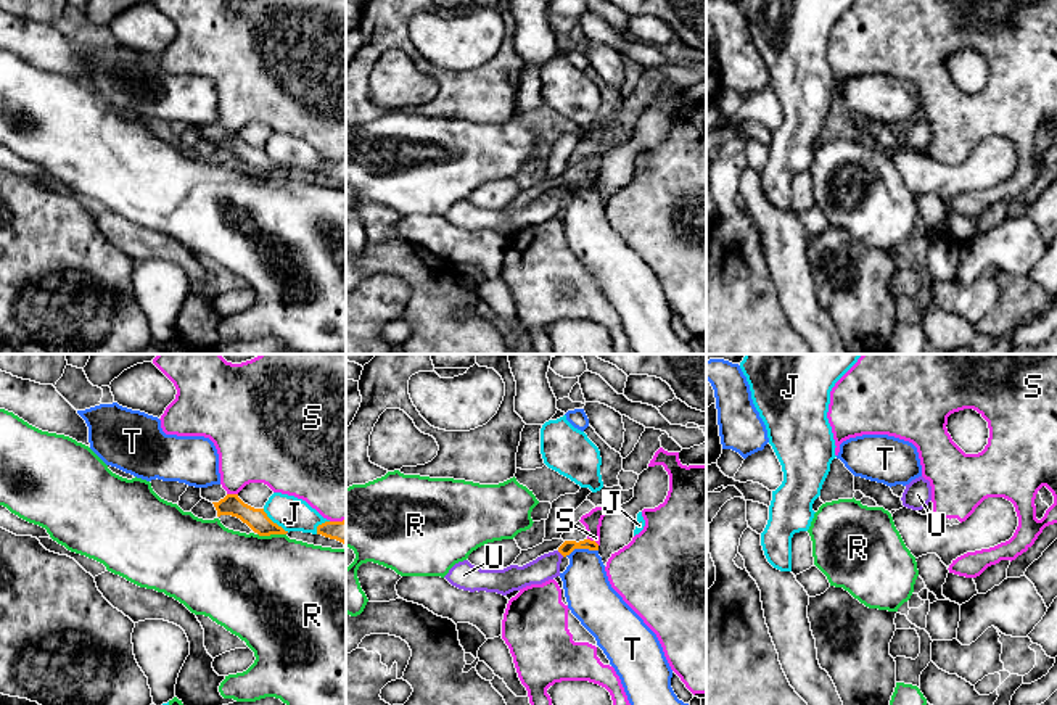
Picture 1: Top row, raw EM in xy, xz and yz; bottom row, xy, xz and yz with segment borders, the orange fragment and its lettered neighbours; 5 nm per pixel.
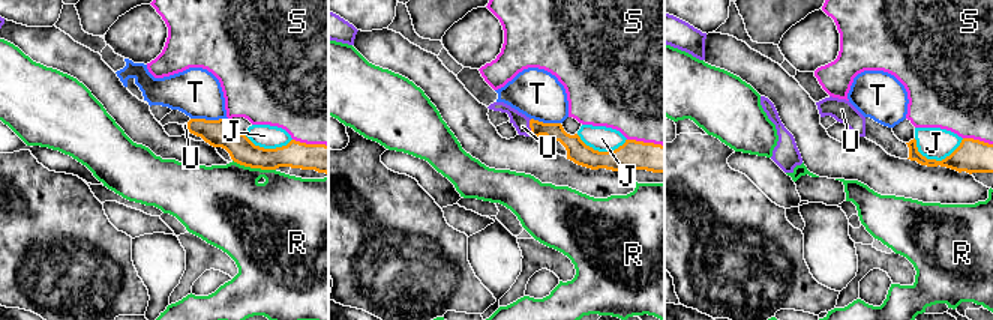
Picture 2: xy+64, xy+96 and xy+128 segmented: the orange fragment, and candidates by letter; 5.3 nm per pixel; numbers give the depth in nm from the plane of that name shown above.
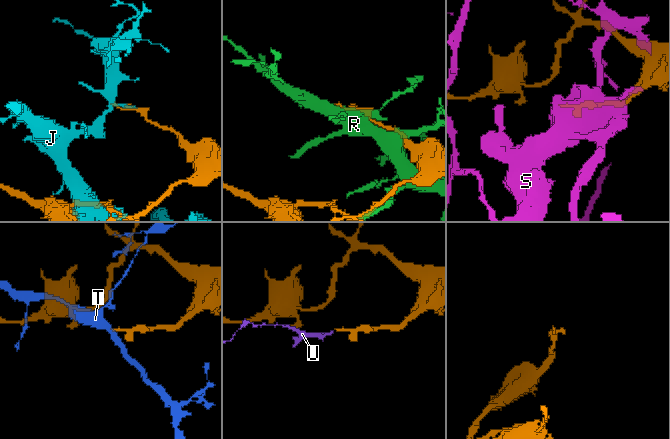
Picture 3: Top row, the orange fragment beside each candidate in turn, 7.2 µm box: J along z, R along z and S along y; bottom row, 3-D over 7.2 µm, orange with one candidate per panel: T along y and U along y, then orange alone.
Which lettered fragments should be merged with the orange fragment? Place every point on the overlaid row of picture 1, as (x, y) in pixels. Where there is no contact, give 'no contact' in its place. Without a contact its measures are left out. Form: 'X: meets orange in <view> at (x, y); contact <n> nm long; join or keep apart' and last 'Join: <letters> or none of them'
J: meets orange in xy at (275, 523); contact 180 nm long; keep apart
R: meets orange in xy at (272, 533); contact 140 nm long; keep apart
S: meets orange in xz at (594, 541); contact 70 nm long; keep apart
T: meets orange in xz at (581, 548); contact 170 nm long; keep apart
U: meets orange in xz at (560, 552); contact 50 nm long; join
Join: U

